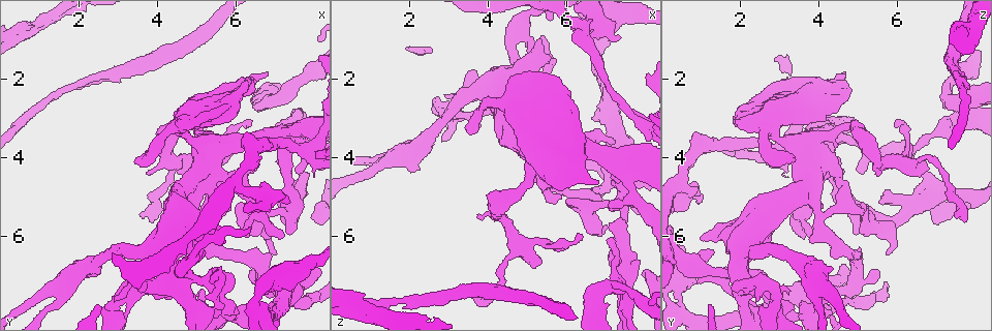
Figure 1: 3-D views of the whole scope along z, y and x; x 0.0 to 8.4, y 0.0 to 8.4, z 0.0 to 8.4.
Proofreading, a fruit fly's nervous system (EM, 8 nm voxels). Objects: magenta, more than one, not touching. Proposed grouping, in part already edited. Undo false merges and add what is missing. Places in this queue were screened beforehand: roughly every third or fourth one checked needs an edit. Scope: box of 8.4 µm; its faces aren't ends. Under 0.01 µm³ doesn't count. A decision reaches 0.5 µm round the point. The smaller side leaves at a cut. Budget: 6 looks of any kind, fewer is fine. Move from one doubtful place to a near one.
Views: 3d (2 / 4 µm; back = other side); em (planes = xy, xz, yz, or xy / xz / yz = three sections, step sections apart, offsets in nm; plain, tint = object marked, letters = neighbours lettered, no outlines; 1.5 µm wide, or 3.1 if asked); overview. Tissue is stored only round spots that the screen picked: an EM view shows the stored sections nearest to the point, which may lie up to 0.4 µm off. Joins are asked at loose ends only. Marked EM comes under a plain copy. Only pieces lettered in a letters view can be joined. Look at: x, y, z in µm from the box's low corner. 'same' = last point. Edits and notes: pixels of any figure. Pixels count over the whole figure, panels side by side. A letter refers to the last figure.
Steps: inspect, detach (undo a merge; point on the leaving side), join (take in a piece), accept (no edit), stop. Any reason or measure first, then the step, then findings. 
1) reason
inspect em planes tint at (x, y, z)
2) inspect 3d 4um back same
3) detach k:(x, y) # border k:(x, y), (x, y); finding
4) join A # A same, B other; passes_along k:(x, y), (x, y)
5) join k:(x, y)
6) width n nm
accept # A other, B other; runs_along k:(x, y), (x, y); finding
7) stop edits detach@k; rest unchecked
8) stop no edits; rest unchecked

free end
inspect 3d 4um at (3.45, 4.00, 3.40)

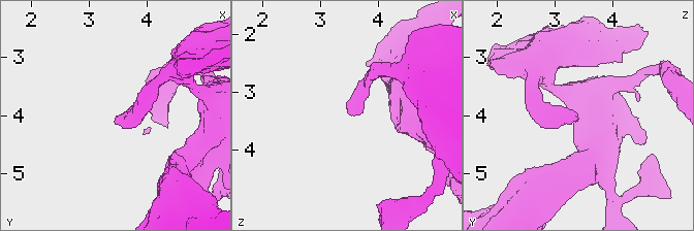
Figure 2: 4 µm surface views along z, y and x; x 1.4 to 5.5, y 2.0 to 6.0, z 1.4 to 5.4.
inspect em planes letters at (3.50, 4.05, 3.40)

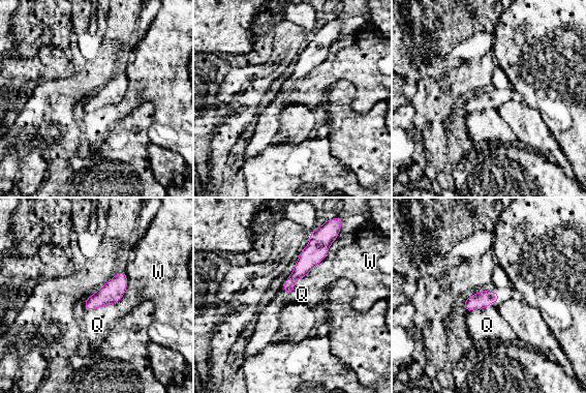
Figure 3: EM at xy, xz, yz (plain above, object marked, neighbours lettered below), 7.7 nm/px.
longest_contact W 280 nm
accept # Q other, W other; none of them fits

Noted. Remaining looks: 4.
stops while still wide
inspect em xz step 8 letters at (5.00, 3.05, 4.05)

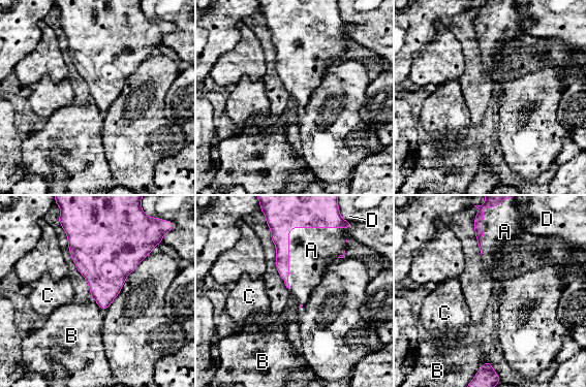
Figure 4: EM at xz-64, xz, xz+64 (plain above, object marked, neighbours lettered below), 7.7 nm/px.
inspect em planes letters same

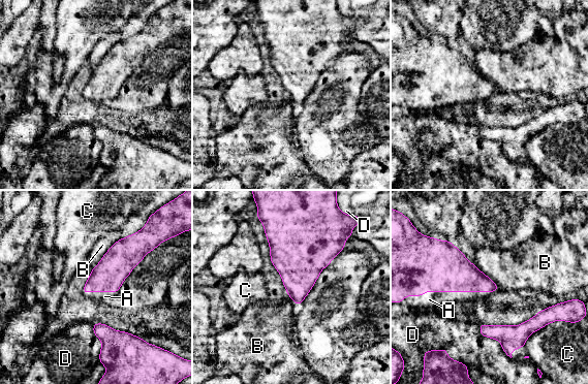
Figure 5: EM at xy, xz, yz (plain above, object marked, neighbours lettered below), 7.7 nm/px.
join A # A same, B other, C other, D other; passes_along 5:(436, 265), (455, 291), (429, 299); it goes on there

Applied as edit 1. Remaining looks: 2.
stop edits join@5; rest unchecked

